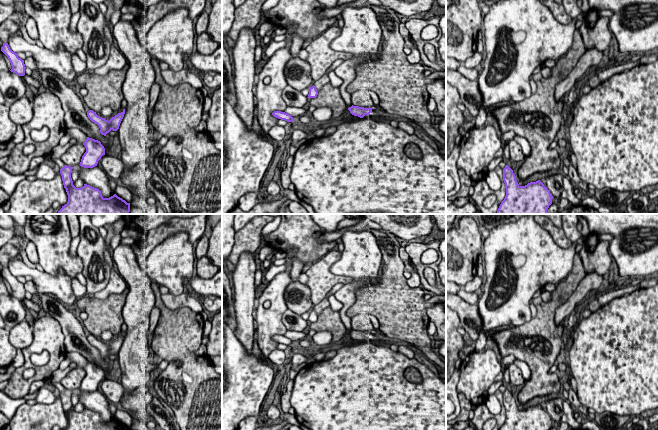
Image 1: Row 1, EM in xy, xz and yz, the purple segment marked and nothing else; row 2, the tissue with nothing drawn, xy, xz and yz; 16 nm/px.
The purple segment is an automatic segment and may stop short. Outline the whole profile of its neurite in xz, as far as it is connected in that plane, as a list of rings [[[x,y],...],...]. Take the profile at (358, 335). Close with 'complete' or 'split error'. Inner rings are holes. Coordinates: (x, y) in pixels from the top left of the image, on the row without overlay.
[[[351,330],[348,332],[348,334],[350,335],[350,337],[354,340],[358,340],[360,342],[373,342],[373,341],[377,341],[377,340],[381,340],[381,337],[376,337],[374,335],[374,332],[370,332],[370,331],[359,331],[359,330]]]; split error

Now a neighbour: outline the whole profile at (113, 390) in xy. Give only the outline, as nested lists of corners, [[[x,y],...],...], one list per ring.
[[[103,379],[101,381],[101,392],[106,396],[106,398],[116,404],[121,401],[125,389],[117,381]]]

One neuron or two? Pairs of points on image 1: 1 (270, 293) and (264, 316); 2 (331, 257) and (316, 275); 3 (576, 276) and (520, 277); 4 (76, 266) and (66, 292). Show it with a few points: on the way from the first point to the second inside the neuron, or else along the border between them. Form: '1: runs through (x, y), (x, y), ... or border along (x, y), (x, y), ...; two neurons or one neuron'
1: runs through (273, 299), (273, 307), (270, 310); one neuron
2: runs through (327, 261), (320, 271); one neuron
3: border along (575, 254), (572, 260), (572, 269), (565, 278); two neurons
4: border along (48, 273), (55, 275), (60, 268), (72, 278); two neurons

